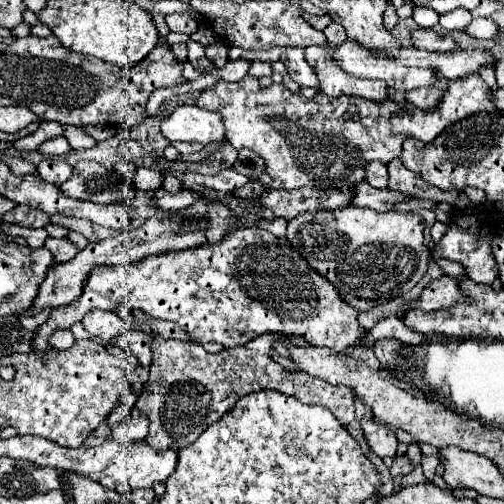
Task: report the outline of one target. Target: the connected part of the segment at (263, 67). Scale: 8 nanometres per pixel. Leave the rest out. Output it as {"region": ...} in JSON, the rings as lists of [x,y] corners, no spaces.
{"region":[[[253,61],[251,67],[249,67],[249,75],[257,77],[257,79],[263,77],[263,75],[271,75],[271,73],[273,73],[273,69],[267,61]]]}

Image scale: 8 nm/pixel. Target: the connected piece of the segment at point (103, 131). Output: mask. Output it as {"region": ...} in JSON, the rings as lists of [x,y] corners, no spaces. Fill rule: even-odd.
{"region":[[[87,125],[87,127],[83,127],[83,131],[87,135],[91,135],[95,141],[105,141],[117,133],[115,127],[95,127],[95,125]]]}

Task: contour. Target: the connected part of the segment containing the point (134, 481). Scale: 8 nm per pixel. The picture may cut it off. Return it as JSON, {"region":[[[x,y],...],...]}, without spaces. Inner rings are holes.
{"region":[[[137,441],[133,445],[129,445],[125,449],[125,455],[121,455],[121,459],[117,459],[115,463],[115,479],[119,483],[127,483],[131,489],[139,489],[139,487],[155,487],[157,483],[165,483],[177,467],[177,451],[173,449],[165,449],[165,451],[155,451],[151,449],[145,441]]]}

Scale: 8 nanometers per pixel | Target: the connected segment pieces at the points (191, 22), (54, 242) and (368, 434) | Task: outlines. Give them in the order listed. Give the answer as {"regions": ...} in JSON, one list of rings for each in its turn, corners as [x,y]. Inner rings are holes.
{"regions":[[[[173,13],[173,15],[167,15],[165,21],[167,21],[169,29],[177,31],[177,33],[191,35],[197,31],[197,21],[189,13]]],[[[47,237],[45,249],[49,249],[53,253],[53,263],[55,265],[73,259],[75,253],[77,253],[77,247],[71,241],[67,241],[67,239],[53,239],[53,237]]],[[[365,417],[361,421],[361,429],[365,433],[365,439],[371,447],[371,451],[377,455],[377,457],[395,457],[395,451],[397,451],[397,437],[393,433],[393,429],[389,427],[383,427],[383,423],[371,419],[371,417]]]]}

